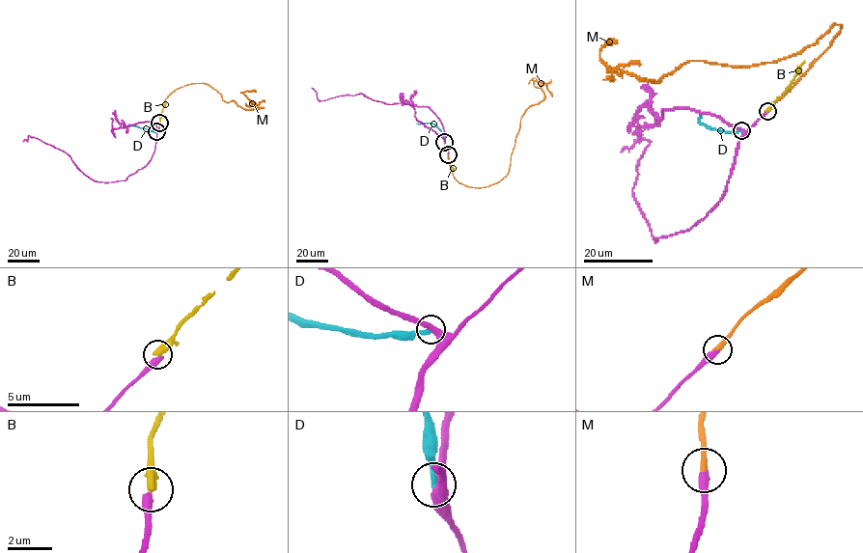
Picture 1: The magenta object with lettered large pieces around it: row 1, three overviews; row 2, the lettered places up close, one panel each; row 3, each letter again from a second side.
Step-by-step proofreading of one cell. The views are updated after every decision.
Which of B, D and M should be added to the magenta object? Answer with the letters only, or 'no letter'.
M

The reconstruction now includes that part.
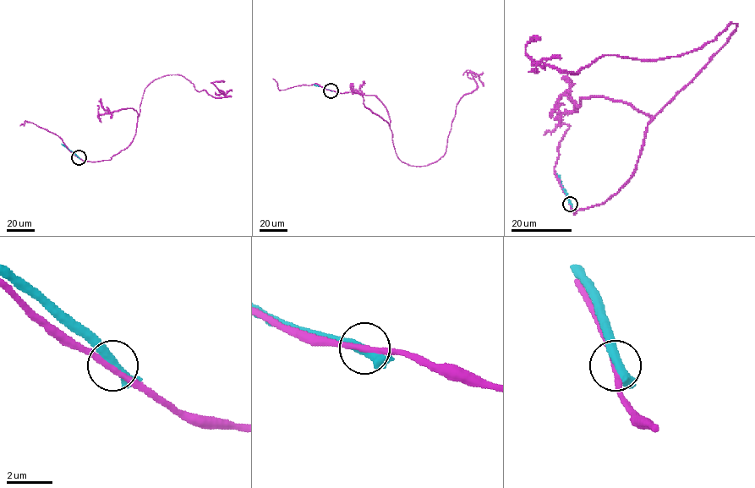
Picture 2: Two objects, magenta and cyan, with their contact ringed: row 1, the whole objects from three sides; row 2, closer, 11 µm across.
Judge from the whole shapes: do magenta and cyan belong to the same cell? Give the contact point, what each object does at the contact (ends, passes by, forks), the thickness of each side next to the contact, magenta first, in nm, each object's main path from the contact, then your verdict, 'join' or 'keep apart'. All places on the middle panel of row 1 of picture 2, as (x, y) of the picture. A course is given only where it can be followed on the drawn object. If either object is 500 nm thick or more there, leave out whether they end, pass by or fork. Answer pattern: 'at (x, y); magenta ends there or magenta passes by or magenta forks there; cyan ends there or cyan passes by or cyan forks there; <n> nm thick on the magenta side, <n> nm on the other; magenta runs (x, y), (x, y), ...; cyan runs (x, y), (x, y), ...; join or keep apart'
at (330, 90); magenta passes by; cyan passes by; 240 nm thick on the magenta side, 380 nm on the other; magenta runs (330, 90), (358, 93), (397, 157), (418, 167), (444, 155), (456, 104), (477, 86), (465, 71), (476, 77); cyan runs (330, 90), (314, 84); keep apart

